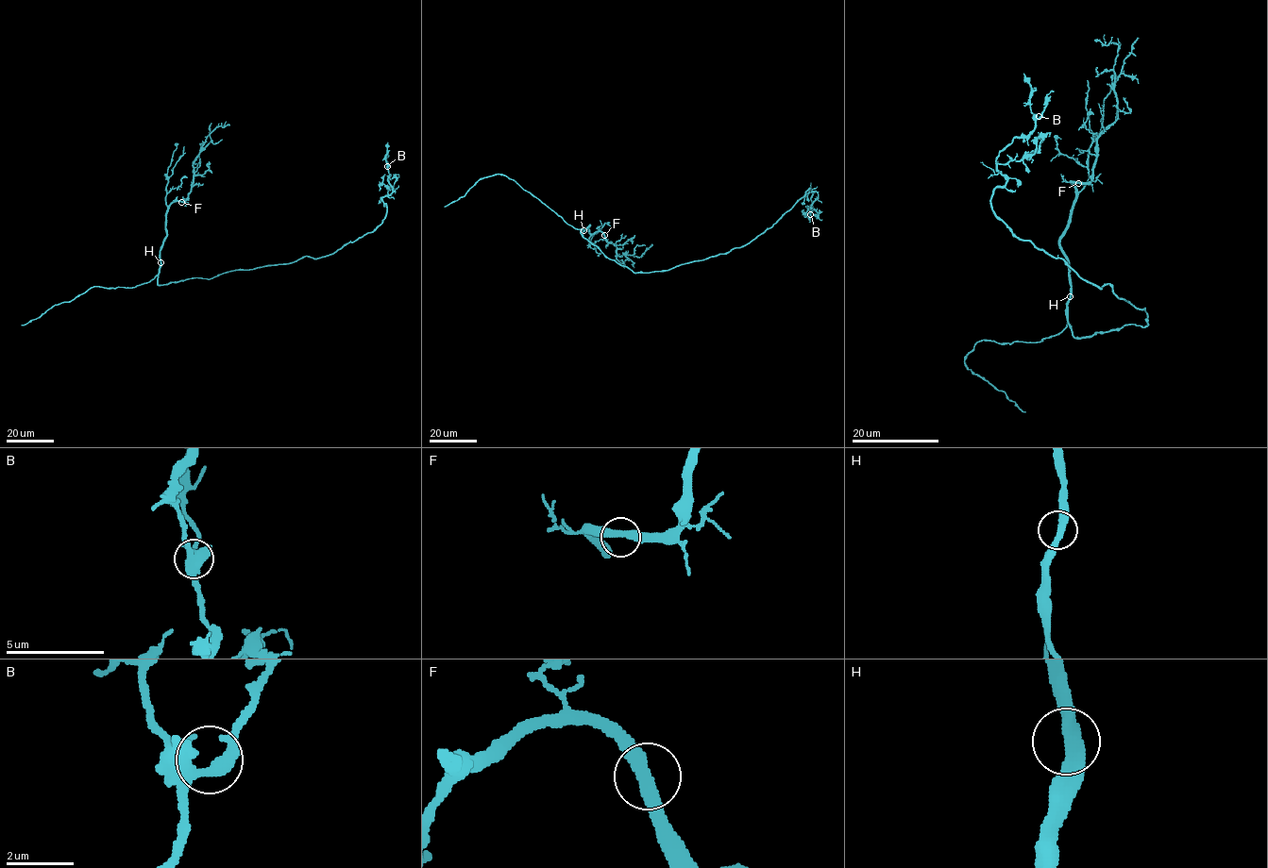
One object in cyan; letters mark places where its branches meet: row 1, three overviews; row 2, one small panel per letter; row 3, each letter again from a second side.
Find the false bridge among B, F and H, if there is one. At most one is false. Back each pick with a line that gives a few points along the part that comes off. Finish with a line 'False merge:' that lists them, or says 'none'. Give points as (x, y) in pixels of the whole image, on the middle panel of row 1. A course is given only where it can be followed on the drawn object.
False merge: none

